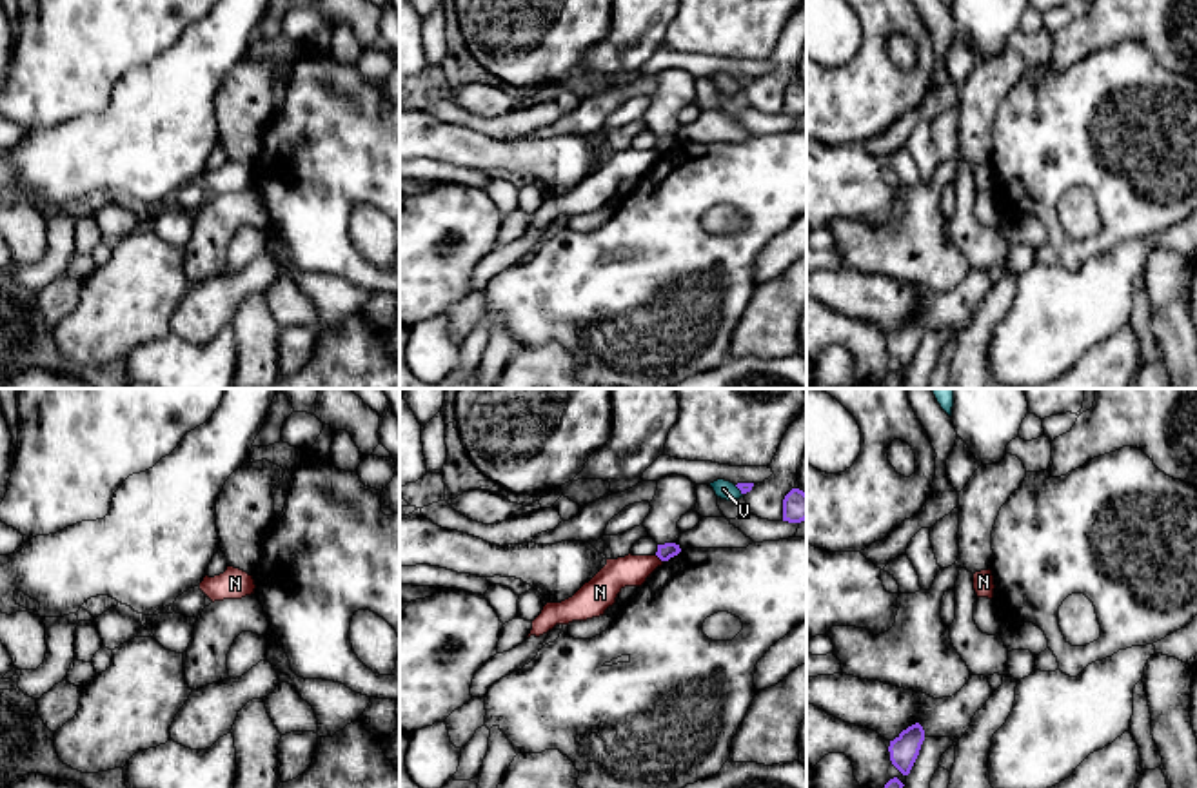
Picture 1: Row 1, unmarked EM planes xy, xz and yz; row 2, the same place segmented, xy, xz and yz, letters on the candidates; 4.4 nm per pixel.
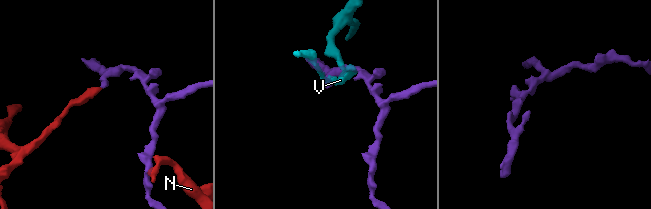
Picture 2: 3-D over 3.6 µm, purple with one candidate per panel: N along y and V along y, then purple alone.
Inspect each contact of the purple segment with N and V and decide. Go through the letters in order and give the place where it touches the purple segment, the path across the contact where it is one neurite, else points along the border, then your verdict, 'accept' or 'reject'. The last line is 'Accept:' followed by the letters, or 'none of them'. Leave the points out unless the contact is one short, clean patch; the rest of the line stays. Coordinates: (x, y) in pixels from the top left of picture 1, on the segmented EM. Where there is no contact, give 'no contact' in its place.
N: meets purple in xz at (658, 556); border along xz (656, 554), (662, 561); reject
V: meets purple in xz at (740, 489); border along xz (734, 485), (741, 494); reject
Accept: none of them

